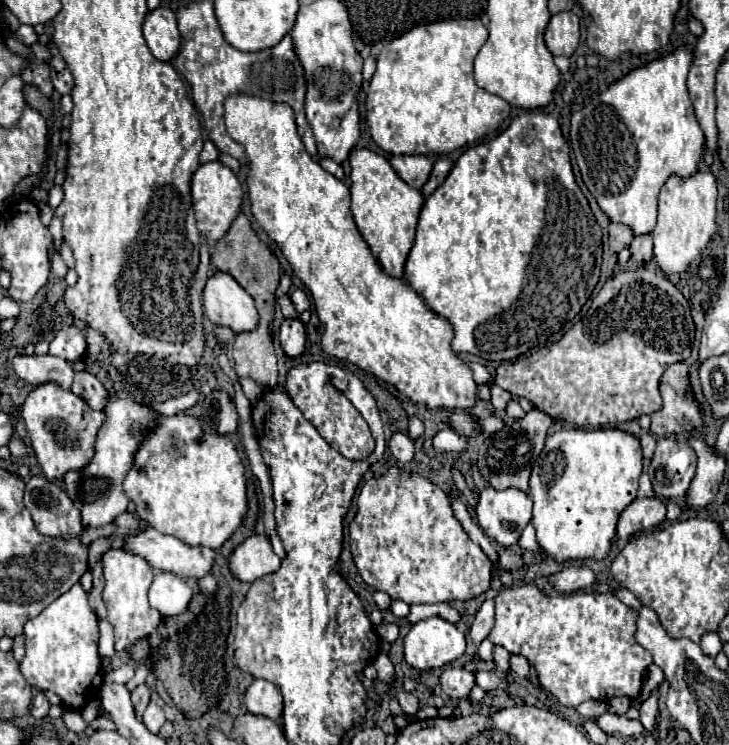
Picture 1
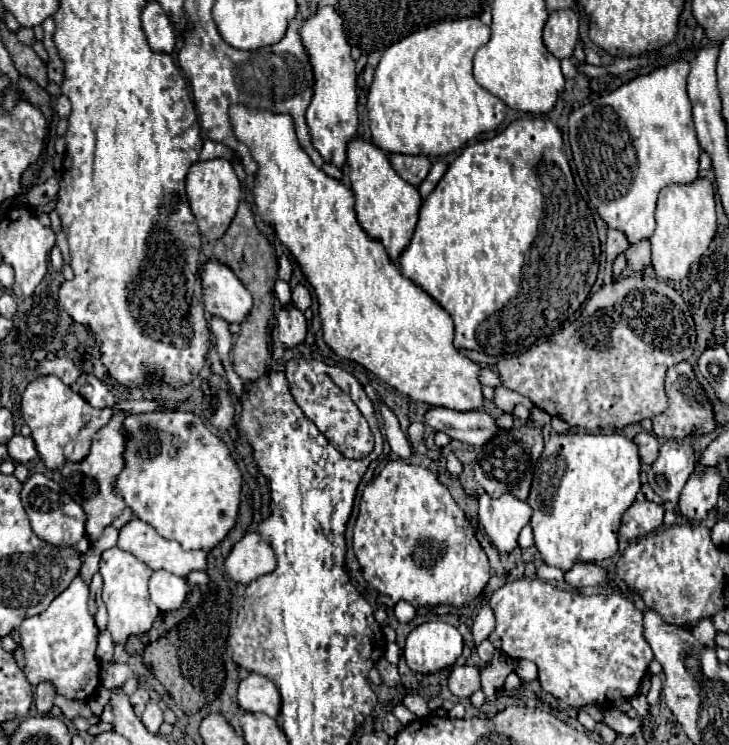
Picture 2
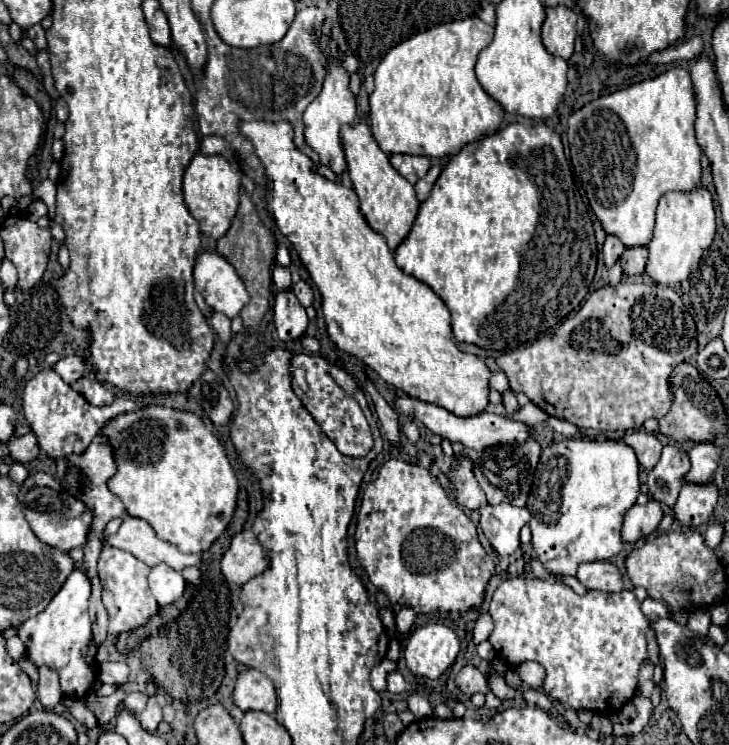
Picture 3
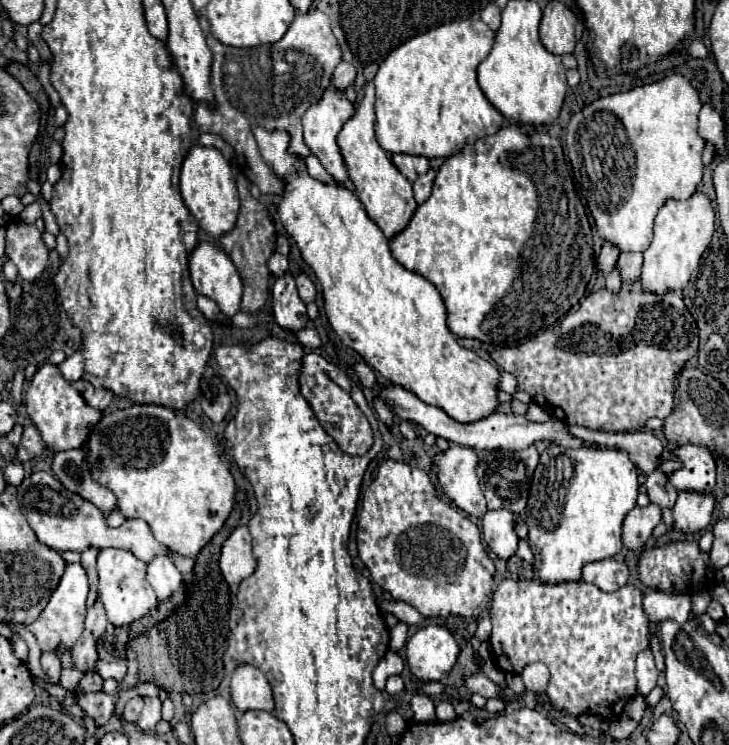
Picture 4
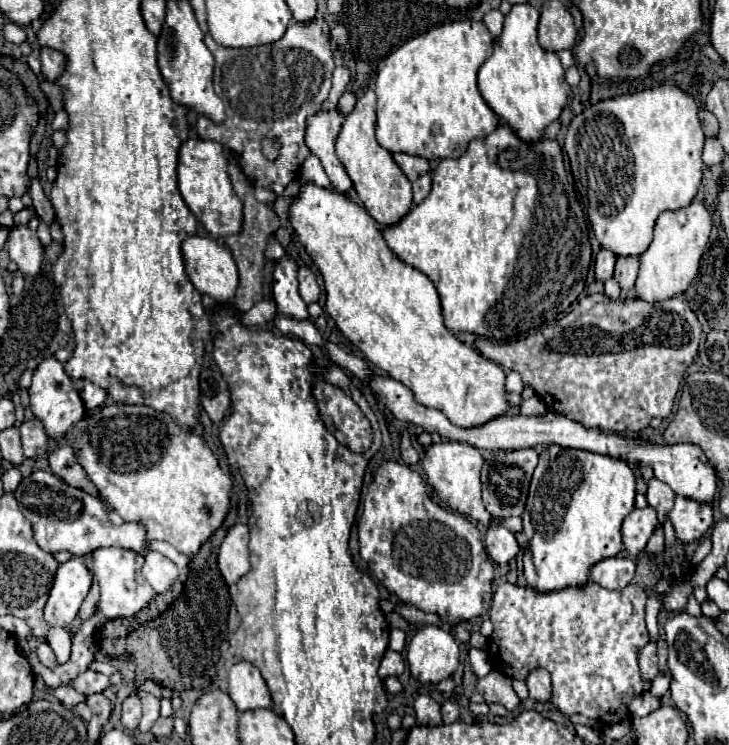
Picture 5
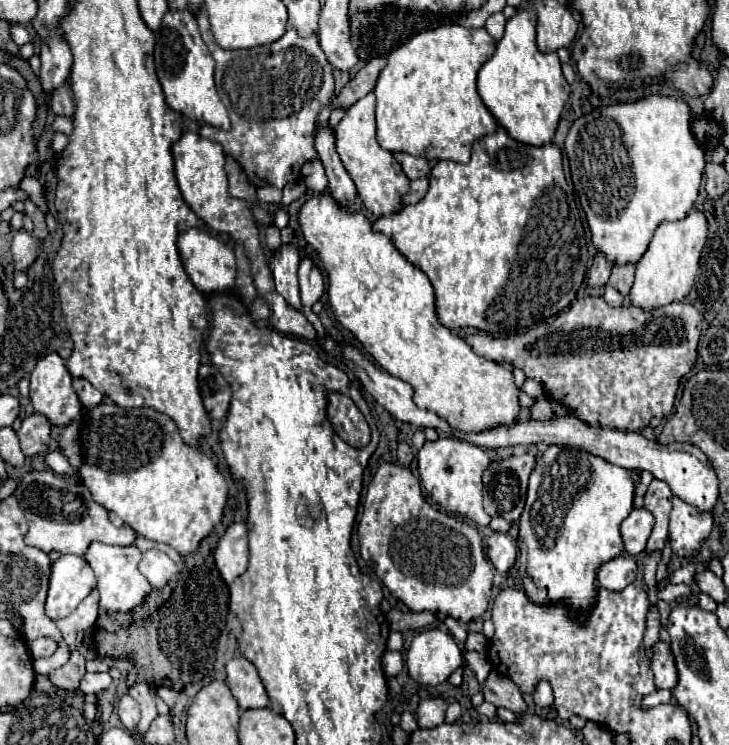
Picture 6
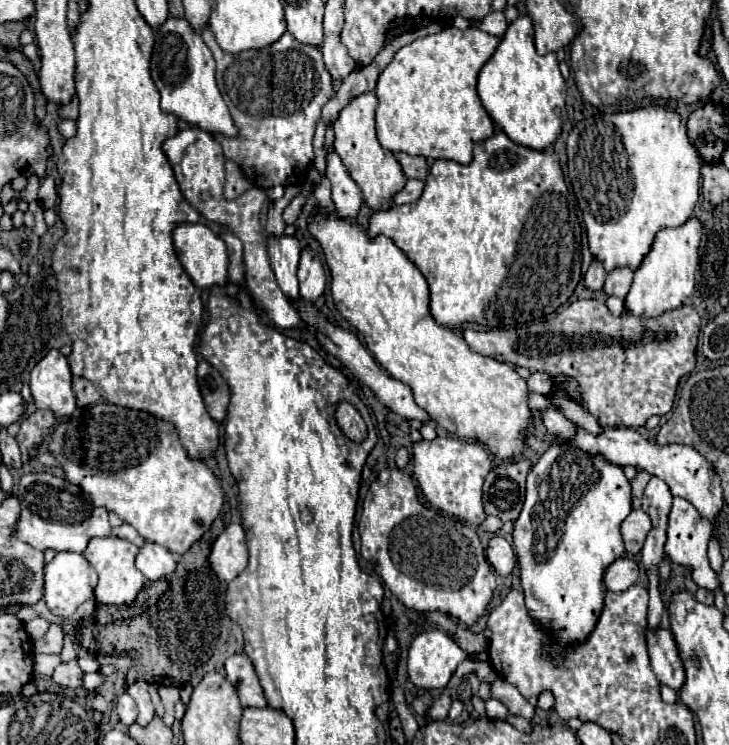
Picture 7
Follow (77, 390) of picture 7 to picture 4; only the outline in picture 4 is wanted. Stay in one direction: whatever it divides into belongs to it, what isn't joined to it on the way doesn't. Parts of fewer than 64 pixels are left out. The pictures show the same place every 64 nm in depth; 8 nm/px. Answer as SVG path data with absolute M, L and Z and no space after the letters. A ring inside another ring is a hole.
M76 380L72 386L84 396L84 400L86 400L90 406L94 406L94 408L98 408L98 410L106 410L106 408L110 406L112 398L114 398L114 394L112 394L110 390L106 390L106 388L96 388L96 386L92 386L90 382L86 382L86 380Z

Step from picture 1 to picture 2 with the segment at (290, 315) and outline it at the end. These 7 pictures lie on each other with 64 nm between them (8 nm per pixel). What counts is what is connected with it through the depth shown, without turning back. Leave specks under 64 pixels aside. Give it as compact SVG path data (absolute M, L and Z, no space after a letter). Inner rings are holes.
M280 278L276 280L276 298L278 298L278 302L280 302L280 306L282 308L288 308L290 306L290 302L292 302L292 298L290 298L290 286L288 286L288 282L282 282Z

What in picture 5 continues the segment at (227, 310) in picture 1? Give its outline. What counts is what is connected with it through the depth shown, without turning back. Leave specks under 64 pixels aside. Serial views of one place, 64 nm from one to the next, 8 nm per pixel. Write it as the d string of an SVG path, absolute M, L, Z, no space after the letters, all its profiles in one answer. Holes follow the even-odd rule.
M192 236L182 244L182 254L186 264L186 274L200 294L212 296L222 306L234 304L234 296L238 290L238 268L226 246L218 244L216 240L210 240L208 236Z

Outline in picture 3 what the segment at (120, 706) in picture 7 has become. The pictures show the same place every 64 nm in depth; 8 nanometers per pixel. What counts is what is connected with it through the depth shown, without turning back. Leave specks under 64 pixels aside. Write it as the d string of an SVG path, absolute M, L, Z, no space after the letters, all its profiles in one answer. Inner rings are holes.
M132 692L124 700L124 704L128 706L128 710L132 710L132 714L136 714L136 716L144 710L146 702L148 702L148 694L144 694L144 692Z

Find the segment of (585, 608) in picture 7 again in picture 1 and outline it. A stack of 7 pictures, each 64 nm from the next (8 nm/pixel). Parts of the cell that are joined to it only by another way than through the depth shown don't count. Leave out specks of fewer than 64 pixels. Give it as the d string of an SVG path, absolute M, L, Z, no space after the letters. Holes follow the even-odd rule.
M564 428L546 438L542 454L536 458L528 496L534 502L532 524L536 528L538 542L542 550L562 562L578 558L604 558L610 550L612 538L616 534L616 522L620 512L636 498L638 480L642 474L642 448L640 440L624 430L602 428L602 430L582 430L582 428Z

